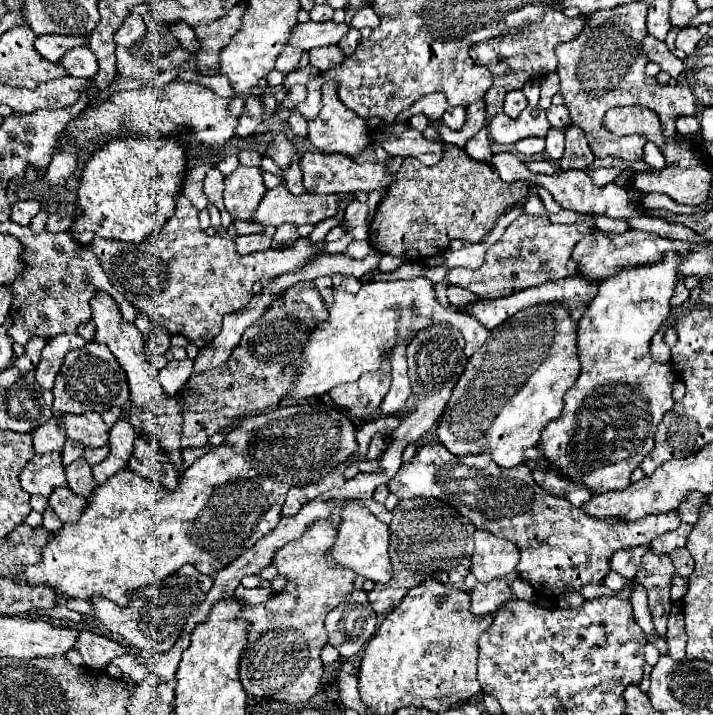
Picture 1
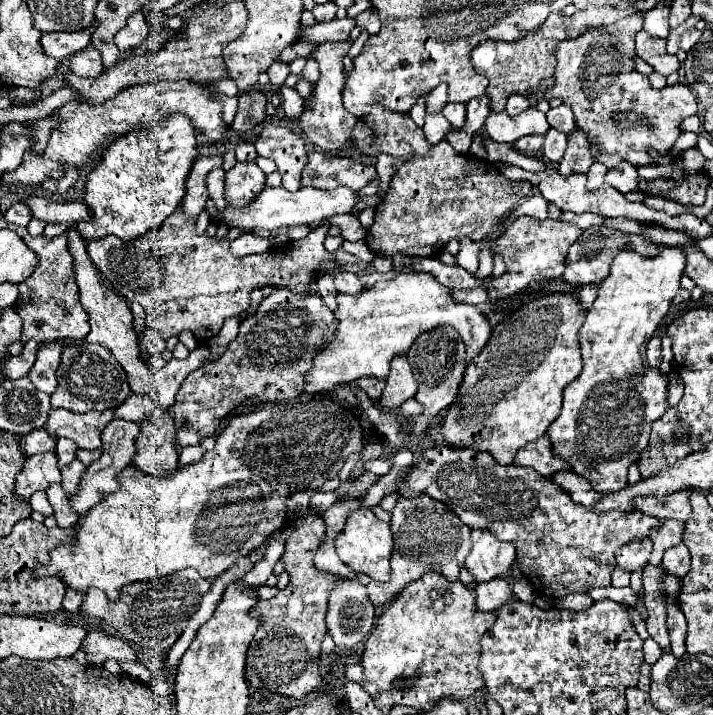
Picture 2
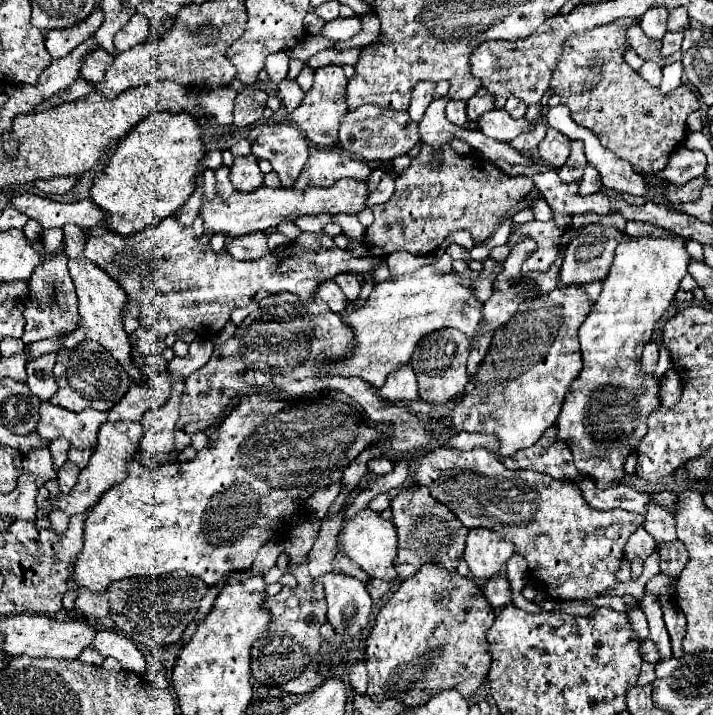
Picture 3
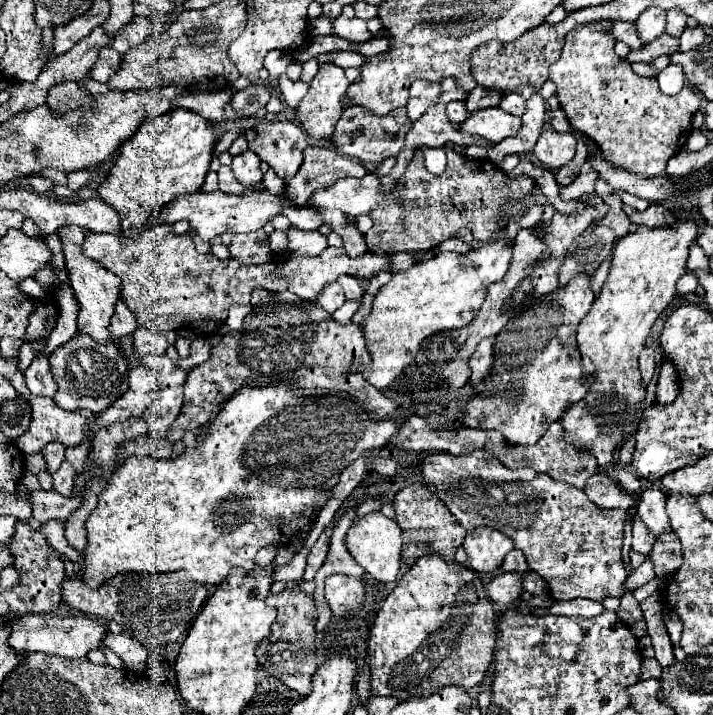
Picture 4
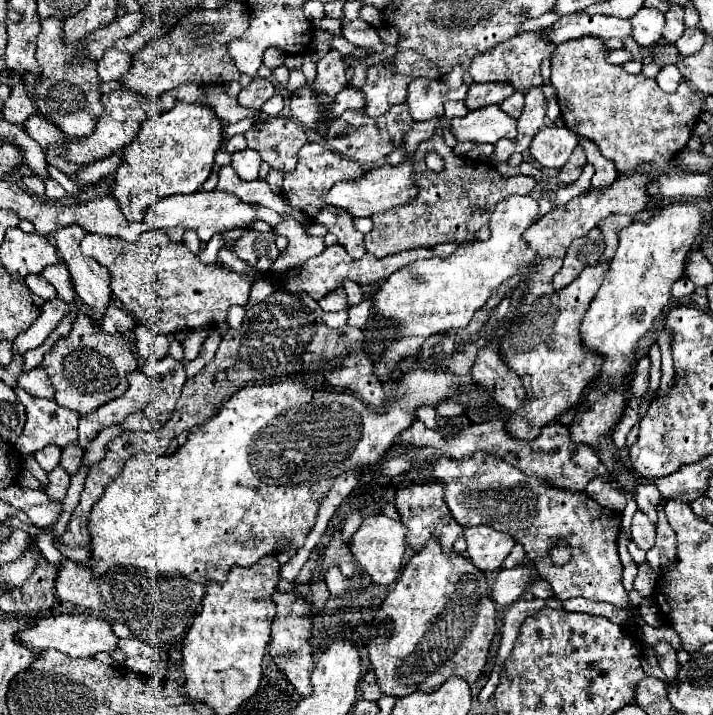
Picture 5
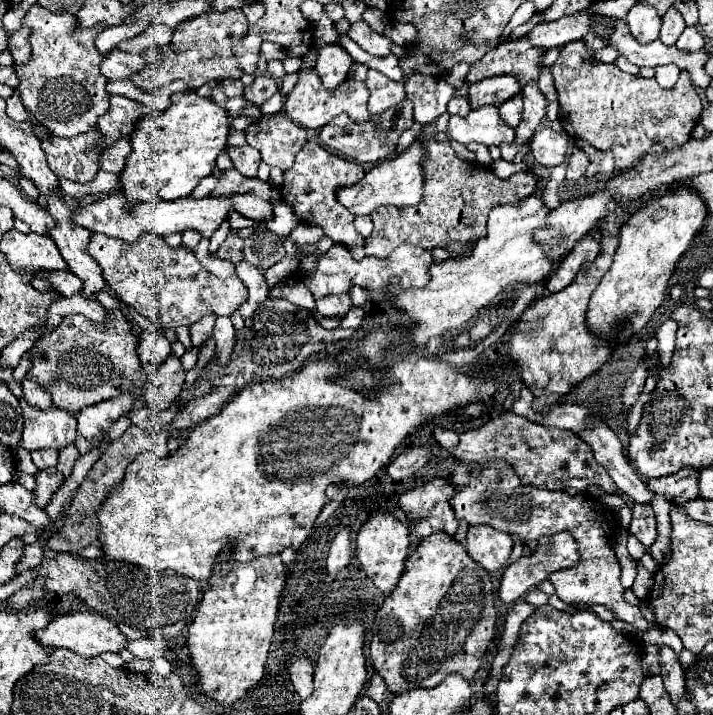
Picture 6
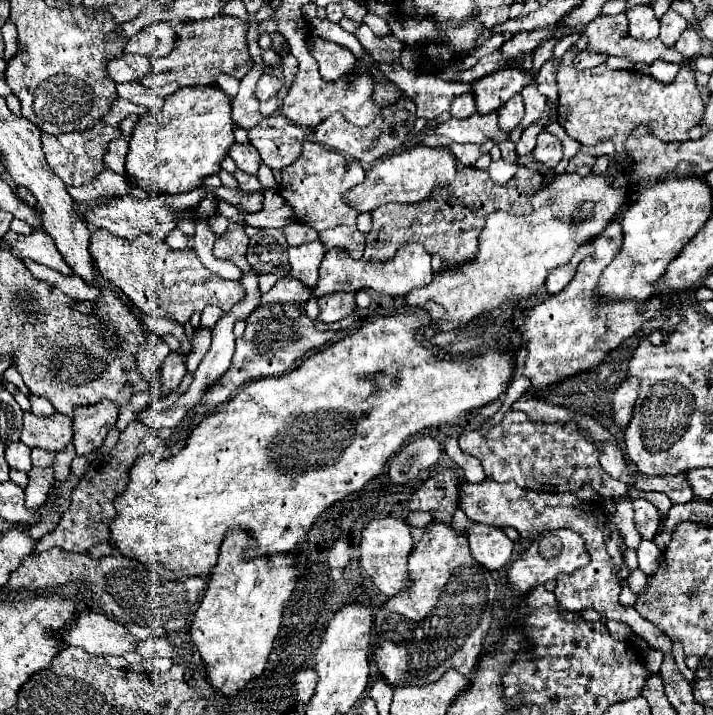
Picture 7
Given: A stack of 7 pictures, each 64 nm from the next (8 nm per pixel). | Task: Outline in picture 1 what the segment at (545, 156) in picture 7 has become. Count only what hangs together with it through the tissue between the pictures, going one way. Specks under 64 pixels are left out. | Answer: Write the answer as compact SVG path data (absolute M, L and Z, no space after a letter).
M550 128L546 136L546 154L552 162L558 162L564 152L564 132L558 128Z

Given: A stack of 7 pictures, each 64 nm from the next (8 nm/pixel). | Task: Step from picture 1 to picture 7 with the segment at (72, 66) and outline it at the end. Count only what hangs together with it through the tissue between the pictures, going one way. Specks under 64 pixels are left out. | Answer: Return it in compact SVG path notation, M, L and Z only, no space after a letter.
M122 54L114 58L106 70L114 82L140 82L152 70L152 62L148 56Z

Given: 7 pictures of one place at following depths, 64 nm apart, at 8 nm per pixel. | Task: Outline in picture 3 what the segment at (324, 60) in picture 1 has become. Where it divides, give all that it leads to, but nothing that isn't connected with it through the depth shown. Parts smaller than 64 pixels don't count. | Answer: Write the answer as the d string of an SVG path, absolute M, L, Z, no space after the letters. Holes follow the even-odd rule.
M368 12L366 16L362 16L362 32L360 36L354 36L354 40L337 41L334 43L335 50L347 50L350 48L364 48L366 44L374 42L380 34L380 20L378 16L374 16L374 12ZM328 64L328 66L322 66L316 70L316 76L314 76L314 84L312 88L306 92L302 104L288 116L288 120L296 122L300 130L306 132L306 136L318 144L318 146L332 146L336 144L338 140L338 124L342 122L342 118L346 116L348 112L348 104L346 104L346 76L344 76L343 68L340 66L334 66L334 64Z

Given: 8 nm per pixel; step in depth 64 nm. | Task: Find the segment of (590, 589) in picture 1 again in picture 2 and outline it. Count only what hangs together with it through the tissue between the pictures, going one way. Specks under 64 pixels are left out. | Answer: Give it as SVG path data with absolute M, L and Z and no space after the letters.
M594 588L594 592L590 594L592 600L602 600L602 598L610 598L610 600L616 600L616 602L622 602L622 604L628 604L628 606L634 606L638 604L638 594L634 594L632 588Z

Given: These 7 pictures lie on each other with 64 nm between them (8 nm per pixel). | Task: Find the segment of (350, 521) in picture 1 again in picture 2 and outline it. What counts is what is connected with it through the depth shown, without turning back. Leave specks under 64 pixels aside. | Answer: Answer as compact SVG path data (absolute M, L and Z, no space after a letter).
M356 510L348 516L344 530L336 538L336 552L344 564L348 564L356 572L368 574L372 580L388 582L390 580L390 558L392 558L392 528L390 524L378 520L372 510Z

